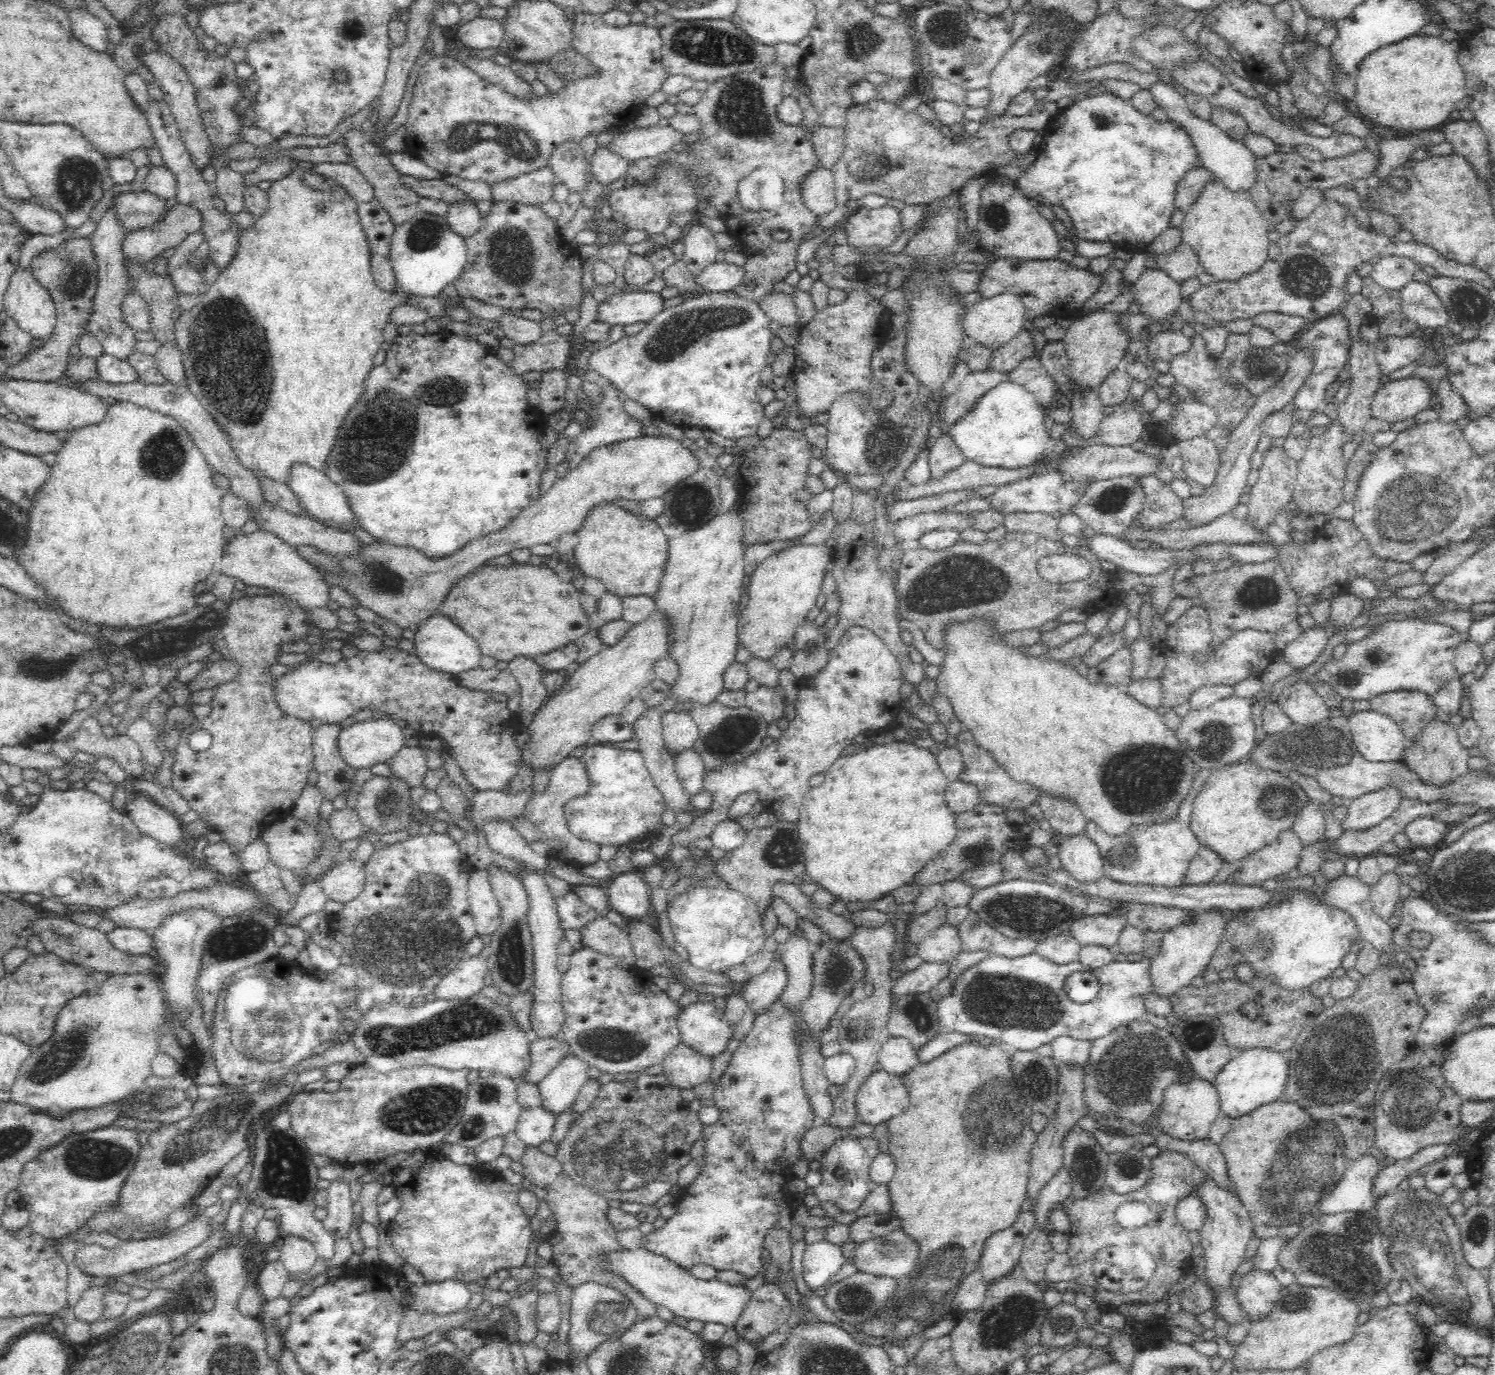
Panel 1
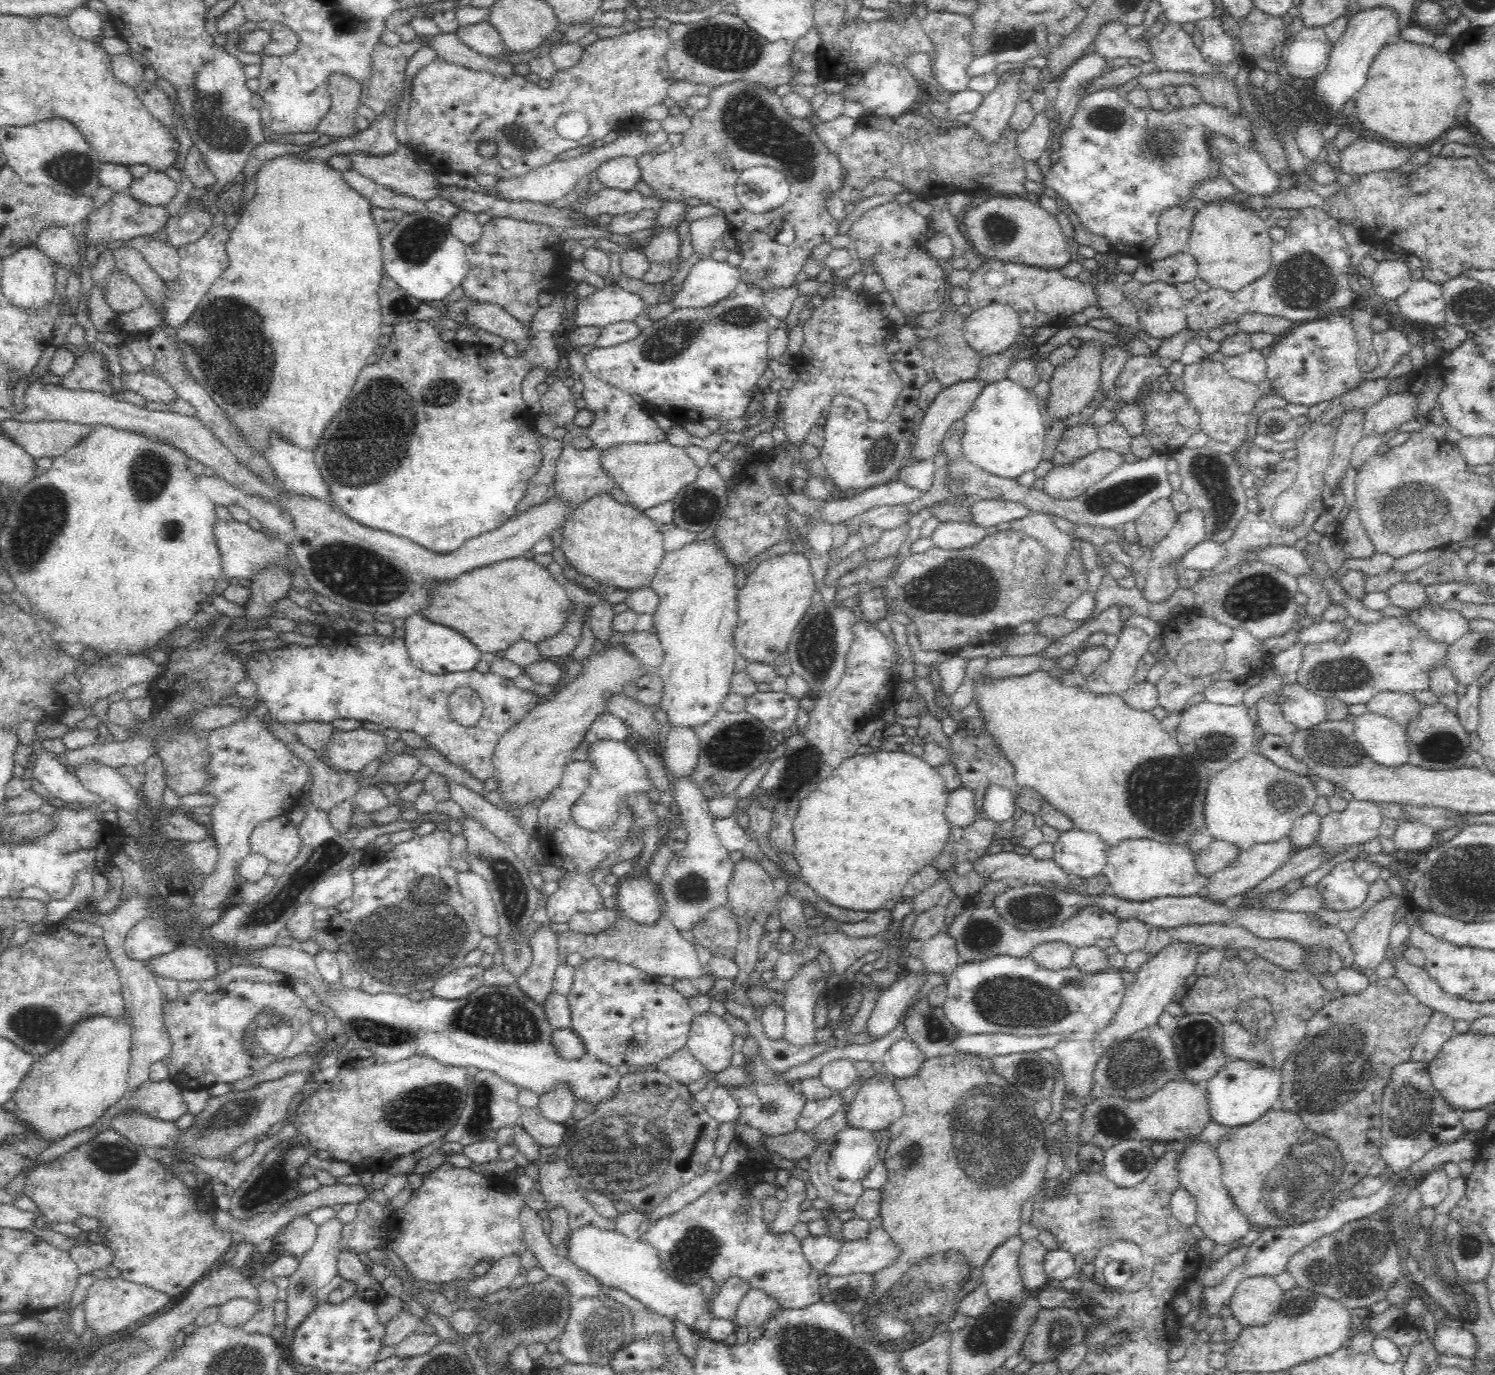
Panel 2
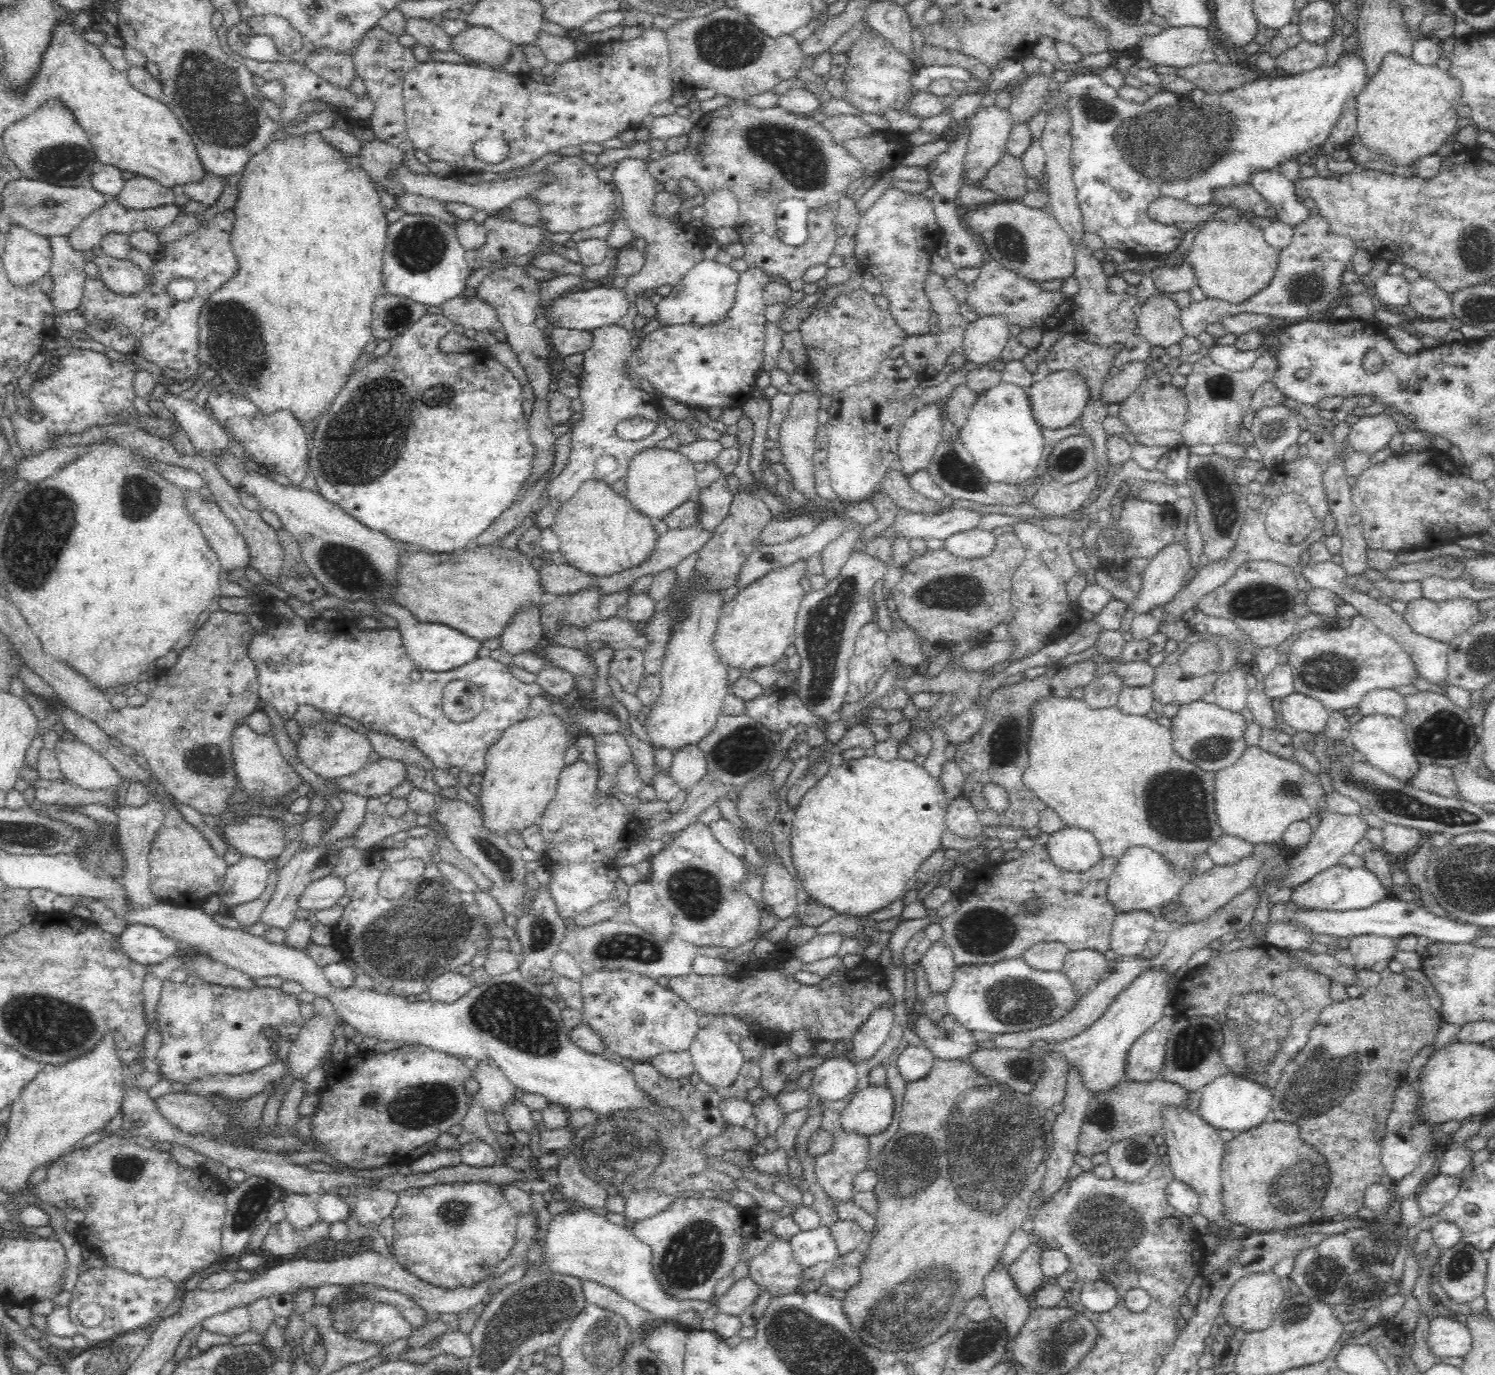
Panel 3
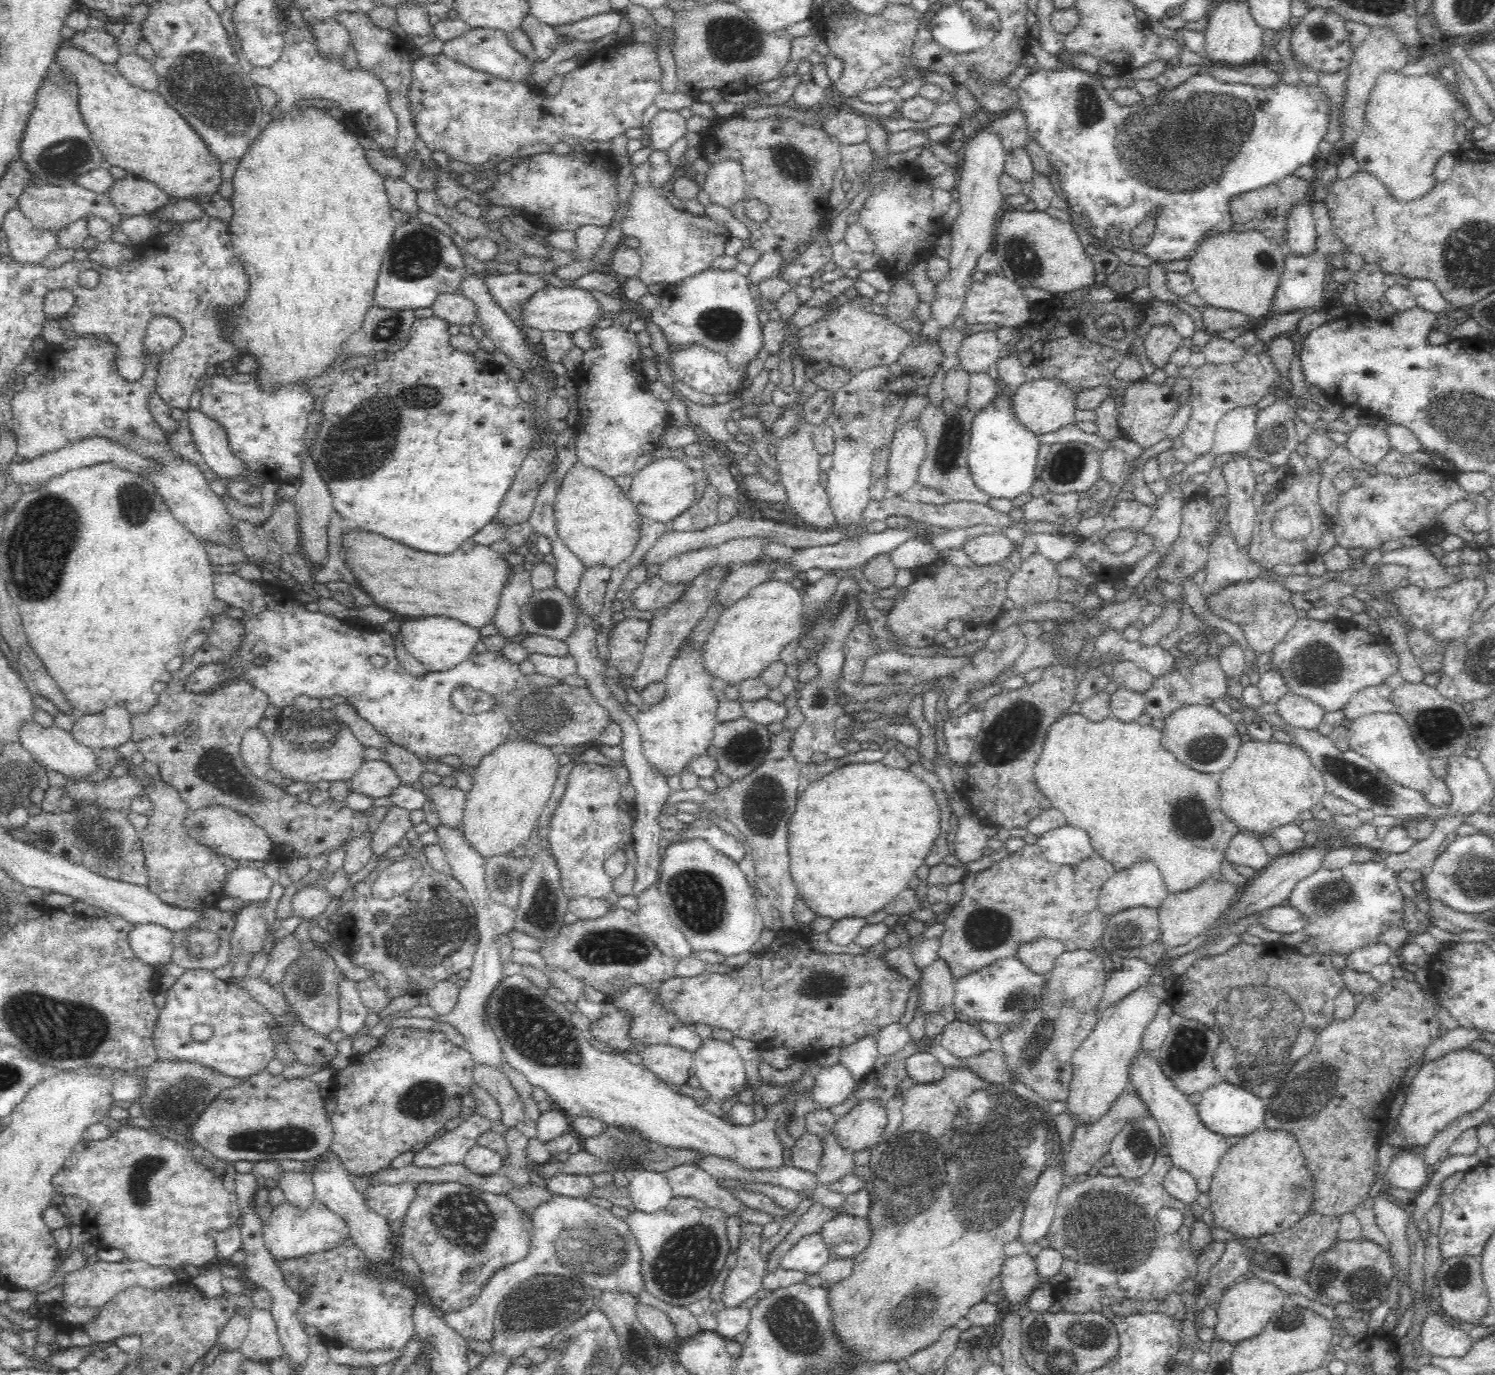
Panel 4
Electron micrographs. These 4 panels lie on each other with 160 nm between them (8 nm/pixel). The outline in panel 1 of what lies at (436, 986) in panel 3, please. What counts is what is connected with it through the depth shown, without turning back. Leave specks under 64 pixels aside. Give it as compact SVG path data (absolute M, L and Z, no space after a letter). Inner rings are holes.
M479 955L462 960L454 971L448 972L437 985L437 999L468 999L485 988L486 959Z

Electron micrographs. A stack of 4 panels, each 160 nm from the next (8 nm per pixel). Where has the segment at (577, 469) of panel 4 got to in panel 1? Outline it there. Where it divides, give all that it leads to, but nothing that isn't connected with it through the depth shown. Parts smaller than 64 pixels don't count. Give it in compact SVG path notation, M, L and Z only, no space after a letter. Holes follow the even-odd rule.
M619 503L598 504L586 516L576 533L578 544L573 554L582 572L598 578L606 585L606 591L621 600L628 596L650 596L660 592L662 578L668 558L669 539L653 520L638 518L634 512L626 512Z

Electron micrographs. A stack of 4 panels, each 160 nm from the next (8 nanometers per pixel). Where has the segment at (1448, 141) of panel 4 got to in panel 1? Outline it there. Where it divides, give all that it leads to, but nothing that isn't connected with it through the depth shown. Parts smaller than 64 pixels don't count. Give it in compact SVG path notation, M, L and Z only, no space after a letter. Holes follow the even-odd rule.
M1420 32L1405 40L1378 48L1366 56L1356 68L1357 81L1353 101L1358 105L1360 116L1372 120L1376 126L1409 130L1411 133L1438 130L1468 94L1465 74L1459 62L1460 50L1461 38L1447 42L1439 36L1428 36Z

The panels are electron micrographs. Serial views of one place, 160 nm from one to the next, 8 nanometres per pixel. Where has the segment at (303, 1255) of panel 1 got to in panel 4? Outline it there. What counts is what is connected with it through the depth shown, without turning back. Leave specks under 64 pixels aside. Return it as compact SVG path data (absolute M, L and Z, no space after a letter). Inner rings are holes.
M286 1171L279 1180L279 1186L285 1194L285 1200L301 1212L306 1212L315 1201L315 1188L310 1173Z

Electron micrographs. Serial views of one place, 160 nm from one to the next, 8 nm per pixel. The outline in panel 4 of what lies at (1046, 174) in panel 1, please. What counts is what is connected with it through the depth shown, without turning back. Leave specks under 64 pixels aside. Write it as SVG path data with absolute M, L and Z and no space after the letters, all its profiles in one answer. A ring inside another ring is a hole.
M1061 62L1059 67L1056 71L1054 70L1046 70L1041 69L1039 67L1036 67L1032 73L1030 73L1022 82L1018 85L1018 88L1016 89L1018 96L1019 96L1019 106L1022 111L1024 111L1024 115L1026 115L1026 121L1028 122L1028 134L1030 138L1034 138L1040 146L1047 152L1048 160L1057 168L1059 179L1061 180L1061 188L1063 191L1067 194L1067 200L1066 200L1066 206L1069 209L1069 211L1076 212L1082 220L1084 220L1084 224L1086 225L1086 231L1088 231L1092 236L1095 238L1100 238L1100 240L1106 240L1106 230L1110 228L1110 226L1117 226L1117 228L1120 228L1122 230L1122 234L1120 234L1120 238L1112 238L1108 239L1107 243L1110 248L1116 247L1116 248L1127 248L1128 250L1144 253L1150 257L1150 259L1154 259L1154 261L1158 261L1159 263L1167 263L1175 260L1181 260L1181 259L1190 259L1192 256L1194 256L1194 252L1198 248L1198 244L1202 242L1202 236L1204 236L1204 232L1208 230L1215 230L1215 232L1228 232L1228 230L1231 230L1233 228L1233 220L1231 219L1231 215L1229 214L1229 208L1228 208L1228 202L1232 196L1242 194L1242 192L1248 192L1252 190L1256 190L1256 188L1262 188L1264 186L1268 186L1272 183L1277 183L1278 180L1282 180L1282 178L1287 177L1288 175L1292 175L1292 172L1296 170L1296 168L1300 168L1300 166L1309 165L1313 162L1314 159L1319 157L1319 147L1318 144L1323 141L1323 138L1325 137L1326 131L1328 131L1328 126L1330 126L1330 114L1332 114L1332 111L1330 111L1330 102L1329 98L1325 95L1325 92L1321 89L1321 86L1317 82L1316 84L1306 84L1300 80L1297 84L1290 85L1288 83L1285 83L1282 79L1280 82L1276 82L1276 84L1272 84L1272 86L1266 86L1266 88L1262 88L1261 86L1252 86L1251 84L1244 84L1244 83L1223 83L1222 81L1218 81L1214 79L1214 77L1210 75L1205 75L1202 73L1198 73L1196 75L1192 75L1188 77L1188 80L1186 82L1183 82L1182 84L1179 84L1176 88L1172 90L1164 89L1162 88L1161 91L1156 93L1151 98L1143 98L1140 102L1137 102L1137 104L1131 105L1131 106L1123 106L1118 104L1112 98L1111 91L1108 91L1107 88L1103 85L1102 77L1083 71L1082 69L1077 69L1074 66L1068 66ZM1154 208L1157 208L1159 210L1157 212L1156 217L1156 226L1154 229L1154 232L1152 234L1152 239L1150 242L1146 245L1137 245L1133 244L1130 241L1130 238L1132 238L1132 230L1138 226L1145 218L1154 210Z

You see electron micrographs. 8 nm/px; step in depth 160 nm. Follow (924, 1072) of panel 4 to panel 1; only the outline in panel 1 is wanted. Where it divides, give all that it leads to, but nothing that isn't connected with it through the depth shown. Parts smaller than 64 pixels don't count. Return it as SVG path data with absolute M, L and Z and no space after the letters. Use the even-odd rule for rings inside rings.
M890 1036L882 1044L879 1054L881 1070L901 1076L912 1071L919 1063L916 1049L907 1038Z

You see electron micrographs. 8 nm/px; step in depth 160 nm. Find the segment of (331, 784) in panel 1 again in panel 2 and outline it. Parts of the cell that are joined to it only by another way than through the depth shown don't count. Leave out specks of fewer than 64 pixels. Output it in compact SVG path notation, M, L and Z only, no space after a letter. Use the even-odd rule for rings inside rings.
M301 722L292 726L295 736L302 744L310 747L316 753L316 757L324 760L328 767L332 767L332 771L340 771L337 766L331 766L327 762L327 744L332 740L332 734L335 729L332 723L325 722Z

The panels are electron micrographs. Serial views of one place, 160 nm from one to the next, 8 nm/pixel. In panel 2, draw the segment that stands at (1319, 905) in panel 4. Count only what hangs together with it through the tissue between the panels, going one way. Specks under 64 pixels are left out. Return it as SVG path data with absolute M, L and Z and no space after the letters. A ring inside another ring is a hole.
M1353 859L1339 863L1317 883L1330 910L1358 908L1368 894L1368 883L1357 875Z

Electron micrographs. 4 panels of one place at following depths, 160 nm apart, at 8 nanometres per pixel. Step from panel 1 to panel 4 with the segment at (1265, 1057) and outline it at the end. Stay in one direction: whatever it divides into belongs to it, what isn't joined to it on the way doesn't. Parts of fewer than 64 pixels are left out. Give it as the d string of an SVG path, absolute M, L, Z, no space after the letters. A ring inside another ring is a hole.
M1221 1081L1200 1092L1202 1100L1196 1104L1199 1117L1204 1126L1220 1136L1246 1136L1254 1132L1261 1124L1265 1124L1266 1104L1258 1098L1258 1095L1238 1087L1238 1085Z

